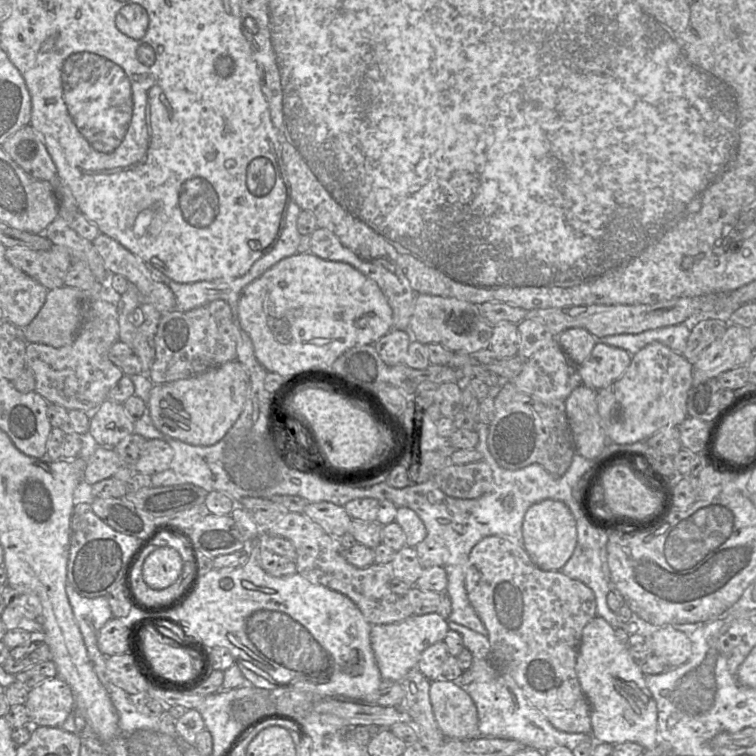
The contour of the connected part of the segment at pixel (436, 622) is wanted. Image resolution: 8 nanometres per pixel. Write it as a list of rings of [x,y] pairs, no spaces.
[[[437,613],[414,615],[391,624],[372,625],[371,645],[384,681],[403,680],[417,666],[422,652],[432,644],[443,641],[449,630],[449,620]]]

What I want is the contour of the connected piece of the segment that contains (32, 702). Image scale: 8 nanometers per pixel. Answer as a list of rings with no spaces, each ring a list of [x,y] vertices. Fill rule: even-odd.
[[[58,677],[31,688],[24,706],[37,727],[62,727],[75,707],[69,685]]]

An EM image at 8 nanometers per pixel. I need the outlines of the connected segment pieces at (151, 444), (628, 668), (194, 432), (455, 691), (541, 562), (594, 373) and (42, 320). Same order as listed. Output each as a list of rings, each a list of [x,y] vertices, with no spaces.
[[[148,439],[142,446],[134,469],[137,472],[152,476],[169,469],[173,458],[174,450],[166,442]]]
[[[599,616],[593,618],[583,629],[576,672],[591,707],[592,741],[613,745],[634,742],[646,750],[658,745],[657,704],[645,683],[645,674],[641,671],[638,661],[631,655],[628,644],[621,642],[616,636],[616,629]]]
[[[230,361],[198,375],[154,385],[146,404],[153,425],[163,434],[193,446],[212,446],[239,418],[248,394],[245,368]]]
[[[432,681],[430,701],[435,719],[446,739],[469,740],[481,736],[477,707],[458,683]]]
[[[543,500],[526,512],[522,525],[523,547],[536,566],[545,571],[561,571],[577,545],[577,527],[567,505],[558,500]]]
[[[597,342],[590,357],[578,365],[582,384],[597,391],[610,386],[627,371],[632,356],[624,349]]]
[[[63,286],[48,291],[45,302],[33,321],[22,328],[24,340],[52,347],[70,345],[76,338],[83,321],[83,306],[89,294],[79,288]]]

